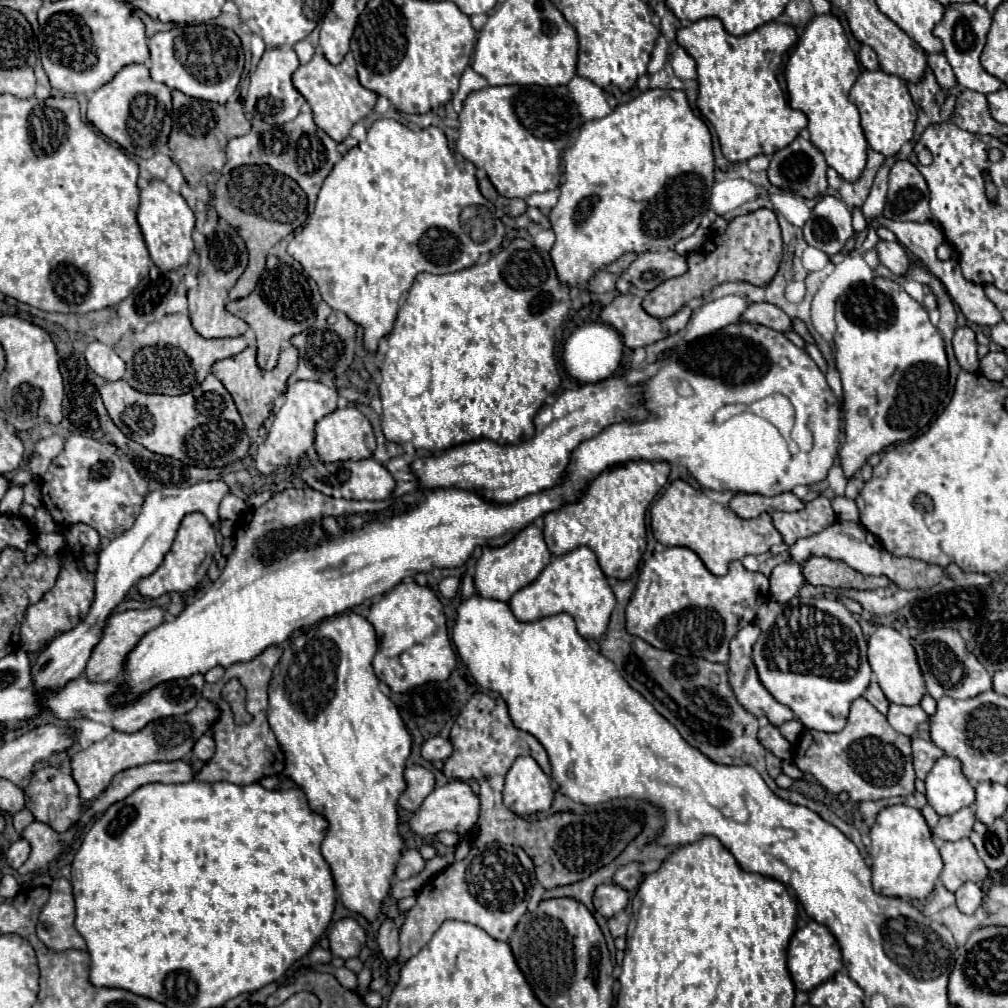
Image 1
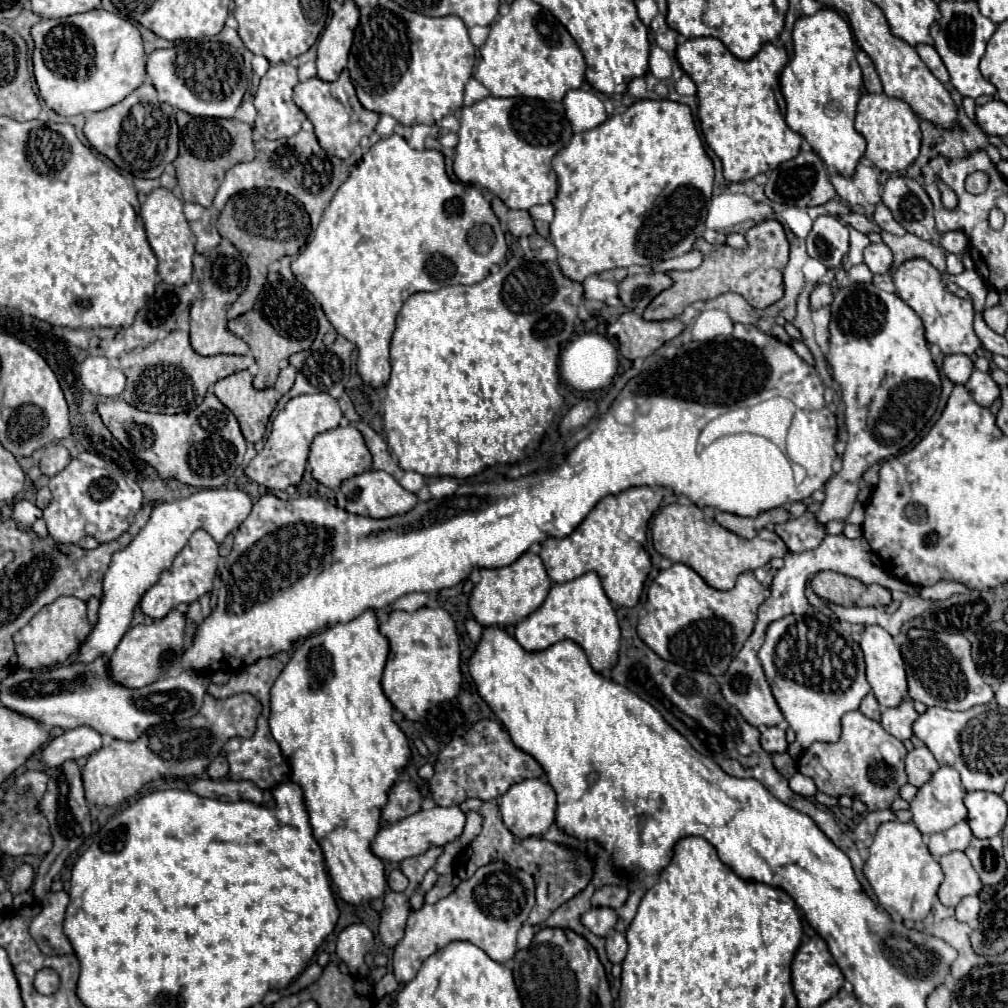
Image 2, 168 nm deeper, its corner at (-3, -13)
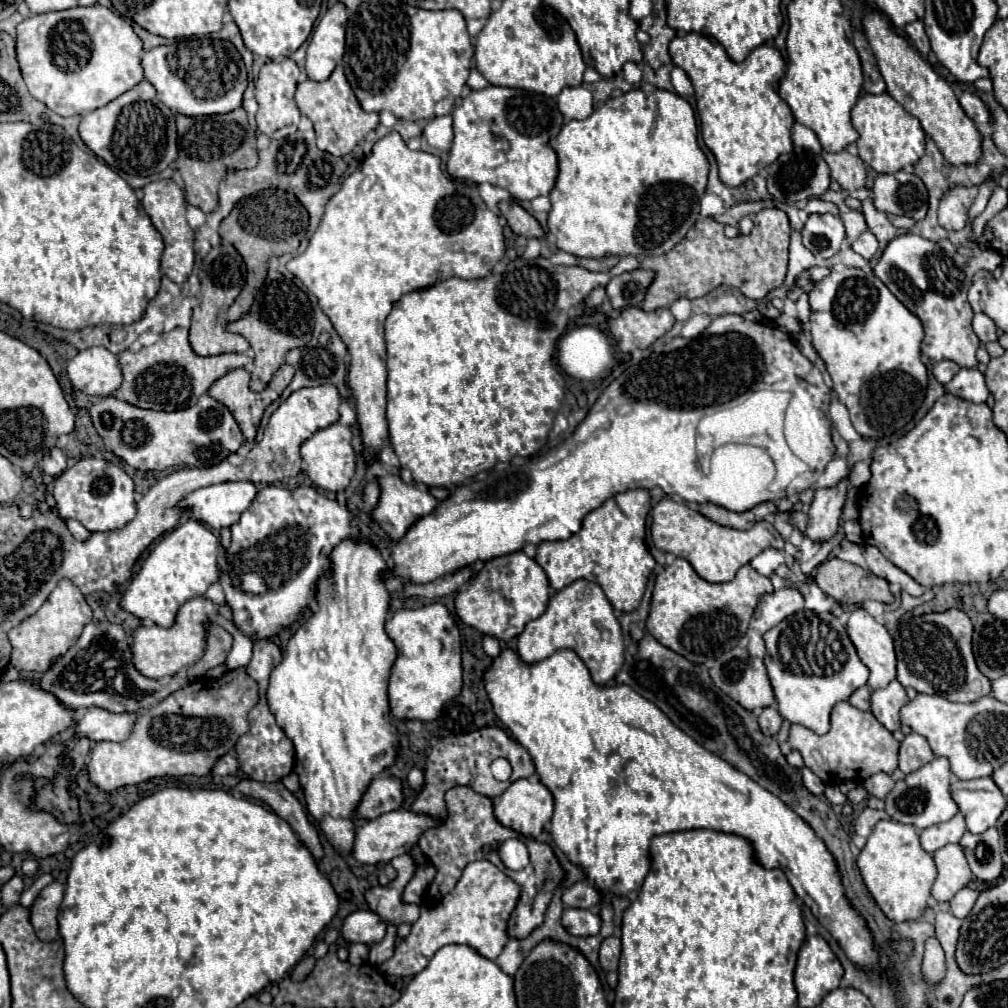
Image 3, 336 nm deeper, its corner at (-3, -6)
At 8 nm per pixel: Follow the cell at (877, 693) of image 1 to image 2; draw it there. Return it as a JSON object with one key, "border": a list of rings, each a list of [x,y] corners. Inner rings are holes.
{"border":[[[869,693],[869,695],[861,701],[859,711],[861,711],[865,717],[869,717],[869,719],[875,719],[875,721],[881,719],[881,707],[879,707],[877,699],[873,697],[873,693]]]}

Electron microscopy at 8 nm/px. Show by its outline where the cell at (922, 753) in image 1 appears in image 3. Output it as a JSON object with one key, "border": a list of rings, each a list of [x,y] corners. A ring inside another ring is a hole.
{"border":[[[913,732],[905,736],[905,740],[901,742],[899,768],[903,770],[903,774],[911,774],[913,770],[919,770],[921,766],[925,766],[925,762],[931,762],[933,758],[935,754],[923,736]]]}

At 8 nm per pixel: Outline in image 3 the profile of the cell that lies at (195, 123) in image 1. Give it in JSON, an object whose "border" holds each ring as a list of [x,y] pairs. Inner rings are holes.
{"border":[[[243,108],[229,114],[215,116],[183,116],[177,114],[179,132],[179,158],[175,160],[177,170],[185,182],[187,202],[201,208],[203,212],[213,212],[217,208],[217,188],[229,168],[253,168],[257,164],[255,130],[247,122]]]}

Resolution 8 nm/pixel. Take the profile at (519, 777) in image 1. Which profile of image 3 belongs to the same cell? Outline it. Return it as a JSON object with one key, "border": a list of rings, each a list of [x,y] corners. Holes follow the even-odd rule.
{"border":[[[535,778],[513,782],[493,802],[495,818],[523,836],[539,836],[553,816],[553,796],[549,788]]]}

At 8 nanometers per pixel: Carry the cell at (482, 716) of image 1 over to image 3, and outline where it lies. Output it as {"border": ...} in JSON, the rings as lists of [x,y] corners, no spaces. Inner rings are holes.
{"border":[[[485,726],[479,730],[473,730],[469,734],[461,734],[461,736],[447,736],[443,740],[439,740],[429,758],[427,758],[427,768],[425,768],[425,786],[419,792],[419,796],[413,802],[413,810],[417,812],[425,812],[425,814],[433,814],[439,818],[447,816],[445,810],[445,802],[443,796],[449,788],[453,786],[469,786],[475,792],[487,796],[487,798],[495,798],[499,794],[505,792],[505,782],[497,782],[491,776],[489,764],[495,758],[507,758],[513,766],[513,774],[511,774],[511,782],[519,780],[519,778],[529,778],[531,774],[535,774],[535,764],[529,756],[529,752],[511,736],[505,734],[505,730],[501,730],[499,726]]]}

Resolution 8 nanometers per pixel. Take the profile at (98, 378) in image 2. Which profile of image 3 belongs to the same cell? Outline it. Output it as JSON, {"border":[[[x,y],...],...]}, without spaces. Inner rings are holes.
{"border":[[[99,346],[81,350],[75,358],[71,358],[67,364],[67,374],[75,390],[97,396],[117,392],[123,380],[117,356]]]}

